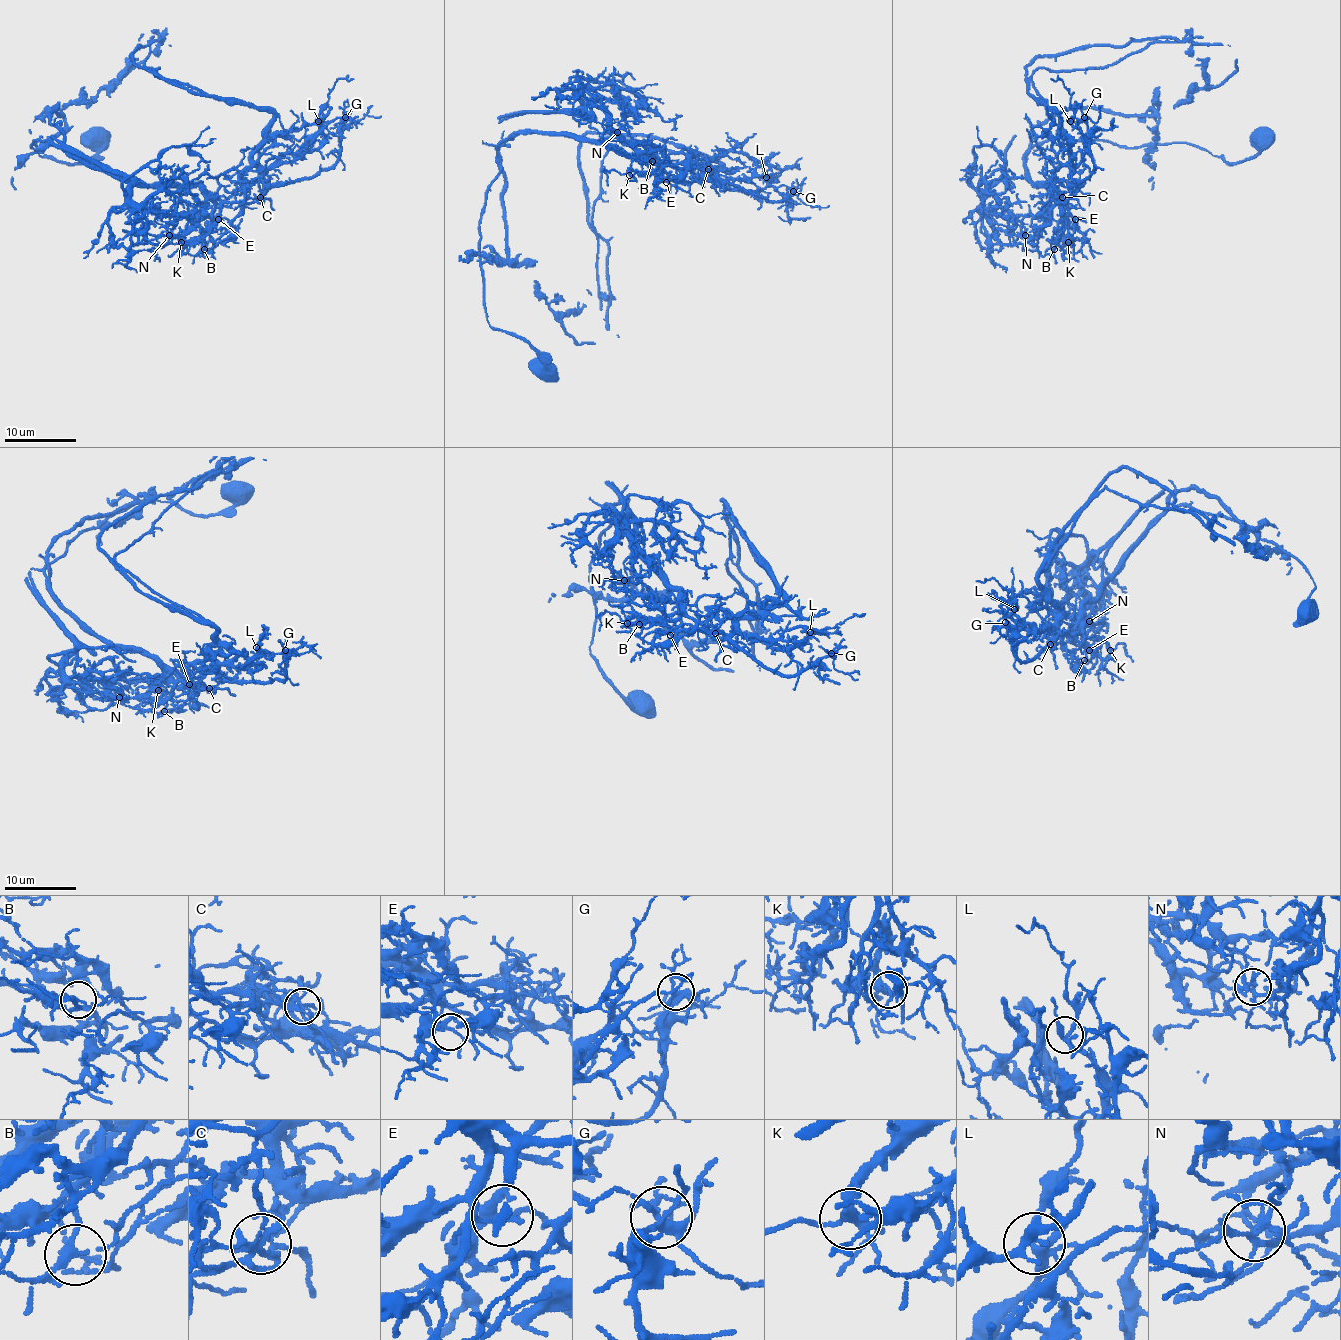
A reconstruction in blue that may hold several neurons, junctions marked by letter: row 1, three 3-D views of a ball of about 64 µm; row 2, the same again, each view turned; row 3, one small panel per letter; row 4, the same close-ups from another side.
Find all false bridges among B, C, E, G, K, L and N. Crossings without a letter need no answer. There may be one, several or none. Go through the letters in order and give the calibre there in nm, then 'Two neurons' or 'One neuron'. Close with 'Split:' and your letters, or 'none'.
B: Thickness 200 nm. One neuron
C: Thickness 220 nm. Two neurons
E: Thickness 240 nm. One neuron
G: Thickness 280 nm. One neuron
K: Thickness 280 nm. One neuron
L: Thickness 240 nm. One neuron
N: Thickness 180 nm. Two neurons
Split: C, N

